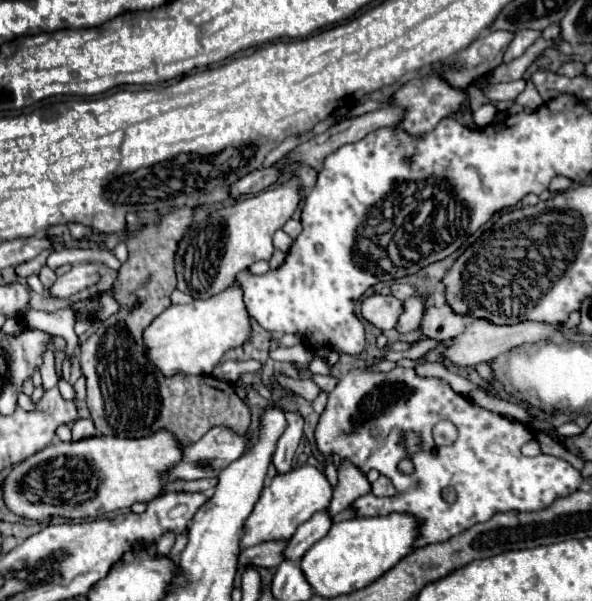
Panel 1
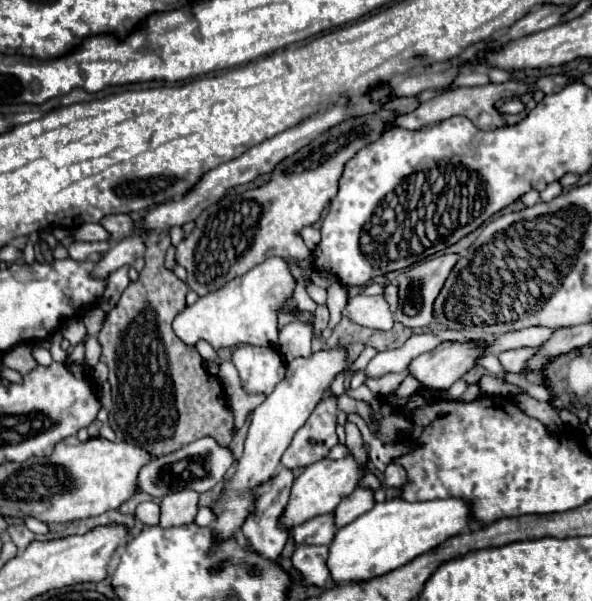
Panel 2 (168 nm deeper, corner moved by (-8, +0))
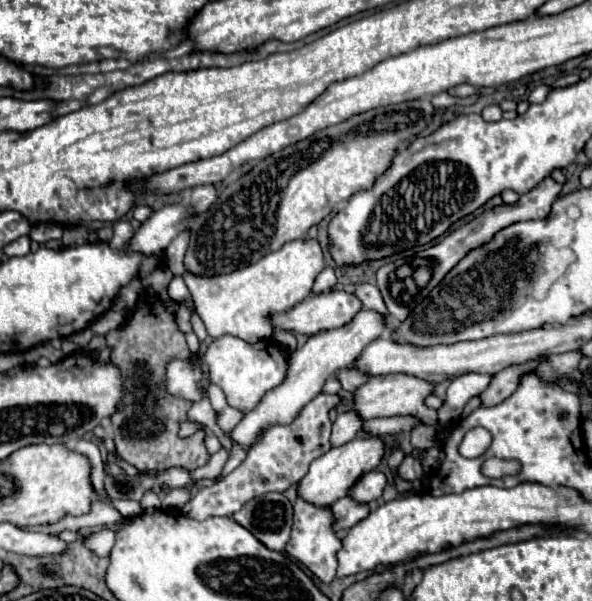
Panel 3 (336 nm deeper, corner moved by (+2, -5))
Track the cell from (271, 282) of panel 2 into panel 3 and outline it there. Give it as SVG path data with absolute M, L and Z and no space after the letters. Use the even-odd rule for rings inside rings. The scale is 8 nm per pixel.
M294 240L284 244L278 252L264 256L256 264L234 270L232 274L200 278L186 272L184 282L192 294L196 314L212 338L230 334L246 340L248 344L256 344L272 336L272 314L282 314L310 296L314 278L322 268L324 256L318 242Z

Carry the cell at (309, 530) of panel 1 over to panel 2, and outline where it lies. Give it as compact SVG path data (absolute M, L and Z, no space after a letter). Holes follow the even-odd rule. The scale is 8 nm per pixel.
M356 487L356 491L342 499L342 503L336 507L336 525L344 527L352 523L362 513L370 511L374 507L374 491L370 487Z

